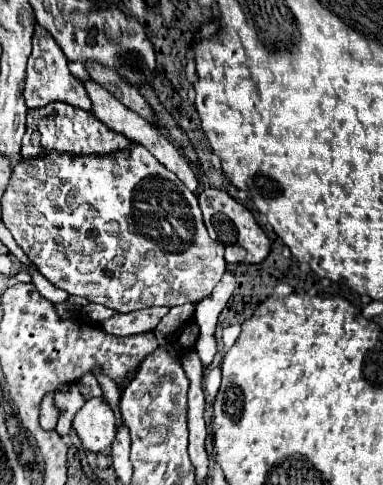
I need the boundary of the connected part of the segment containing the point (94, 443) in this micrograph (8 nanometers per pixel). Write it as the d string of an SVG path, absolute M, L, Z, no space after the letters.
M95 397L85 399L85 405L73 417L73 429L87 451L107 451L115 437L115 415L109 403Z

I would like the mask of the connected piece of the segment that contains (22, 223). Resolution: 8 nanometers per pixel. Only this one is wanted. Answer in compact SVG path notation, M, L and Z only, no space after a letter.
M131 143L131 151L111 153L109 157L97 157L97 155L73 157L67 153L59 155L53 151L49 157L43 157L43 159L23 159L11 175L11 185L7 187L7 191L1 199L1 205L3 205L5 227L11 231L15 243L37 265L37 269L43 273L43 277L51 285L67 291L69 295L85 297L89 303L105 305L117 313L131 313L131 311L147 309L147 307L155 307L155 305L175 307L175 305L183 305L183 303L199 303L201 299L205 299L213 291L213 287L219 283L221 275L225 273L227 263L223 259L223 247L209 237L209 233L203 225L203 219L201 219L201 209L197 203L197 197L177 179L175 173L171 173L167 167L163 167L139 143Z

